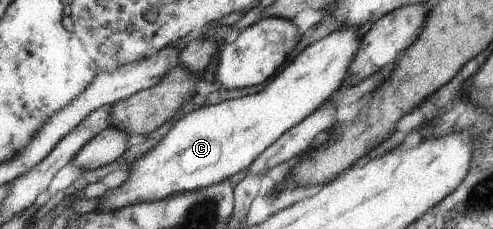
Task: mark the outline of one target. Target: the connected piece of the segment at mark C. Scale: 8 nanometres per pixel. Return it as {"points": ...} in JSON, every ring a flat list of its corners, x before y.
{"points":[[343,26,309,44,257,93,194,108,180,117,160,140,130,162,125,182,112,193,105,193,97,210,116,210,139,202,160,200,174,193,201,189,248,167,268,145,342,87,351,60,361,44,358,28]]}

